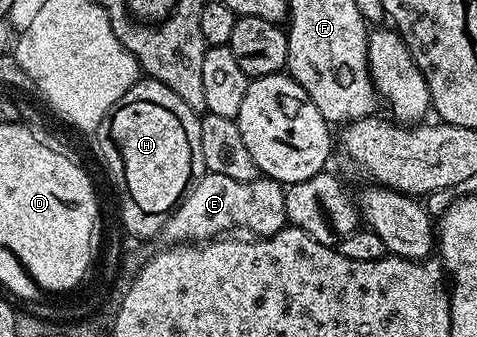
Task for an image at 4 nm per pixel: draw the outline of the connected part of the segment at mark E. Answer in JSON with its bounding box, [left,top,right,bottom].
[163,171,286,242]

